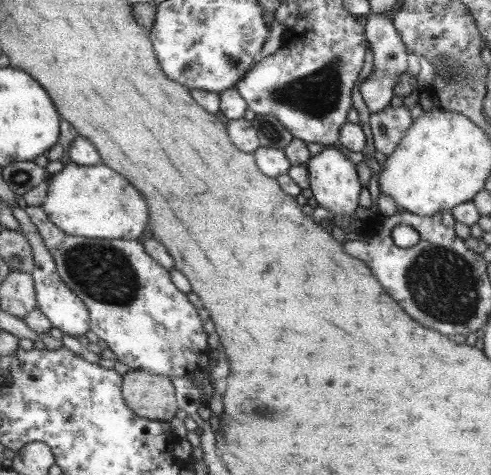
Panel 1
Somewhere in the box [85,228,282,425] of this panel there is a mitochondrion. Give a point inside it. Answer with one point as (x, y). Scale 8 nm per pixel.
(265, 412)

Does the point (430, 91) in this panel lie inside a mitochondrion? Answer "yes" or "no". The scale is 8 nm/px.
no

